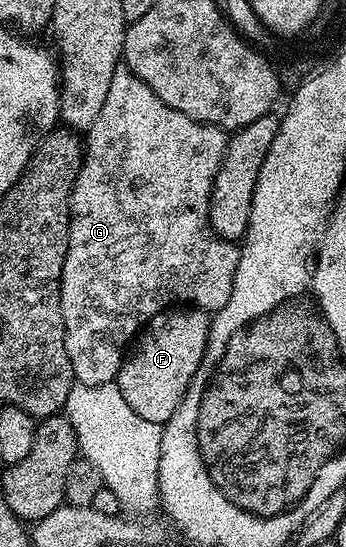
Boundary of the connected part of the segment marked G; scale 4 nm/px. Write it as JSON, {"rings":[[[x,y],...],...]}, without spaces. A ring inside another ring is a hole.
{"rings":[[[127,66],[117,68],[114,78],[110,80],[110,91],[106,94],[102,111],[86,130],[84,165],[81,166],[72,187],[72,221],[68,227],[66,262],[62,266],[60,279],[60,305],[64,318],[66,354],[70,358],[72,375],[79,383],[86,386],[113,383],[120,372],[121,364],[124,363],[126,349],[133,343],[134,337],[144,325],[159,312],[180,305],[202,308],[209,314],[215,314],[219,308],[226,306],[226,302],[230,302],[234,290],[234,274],[238,270],[240,261],[240,248],[233,241],[217,236],[208,227],[208,203],[212,197],[214,178],[218,174],[220,163],[224,160],[227,150],[228,136],[224,129],[216,128],[212,124],[203,124],[182,114],[182,110],[174,110],[174,106],[166,106],[166,102],[162,102],[162,98],[158,98],[158,94],[154,94],[154,90],[150,90],[150,86],[146,86],[146,82],[142,82],[142,78],[134,75]]]}

